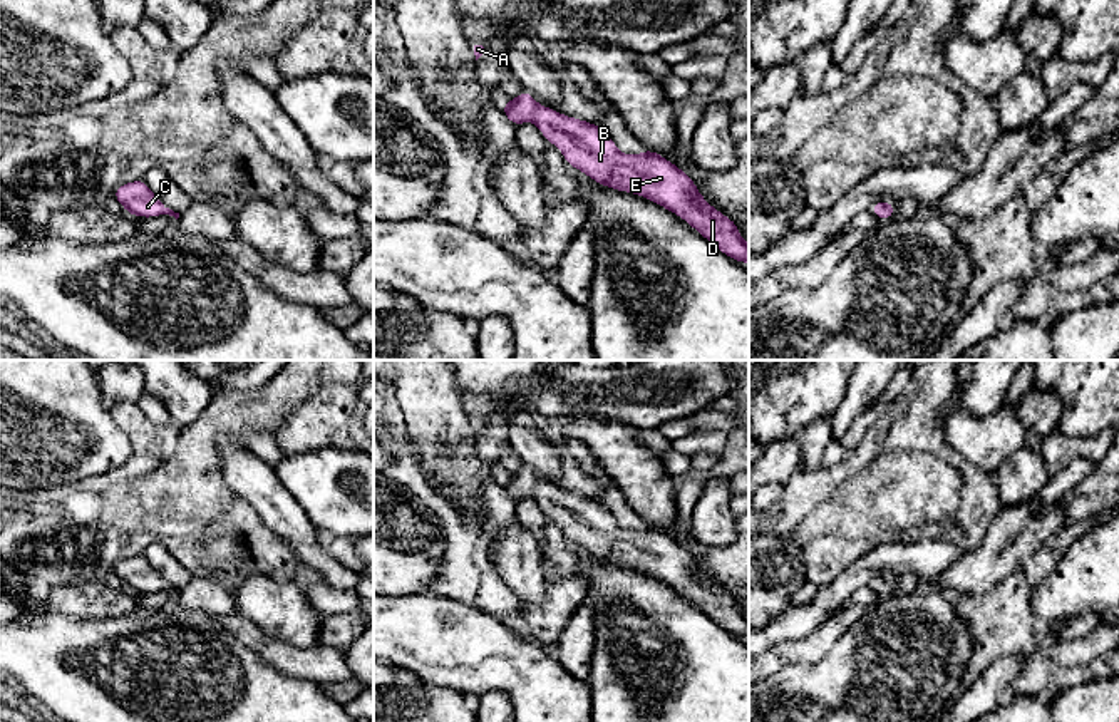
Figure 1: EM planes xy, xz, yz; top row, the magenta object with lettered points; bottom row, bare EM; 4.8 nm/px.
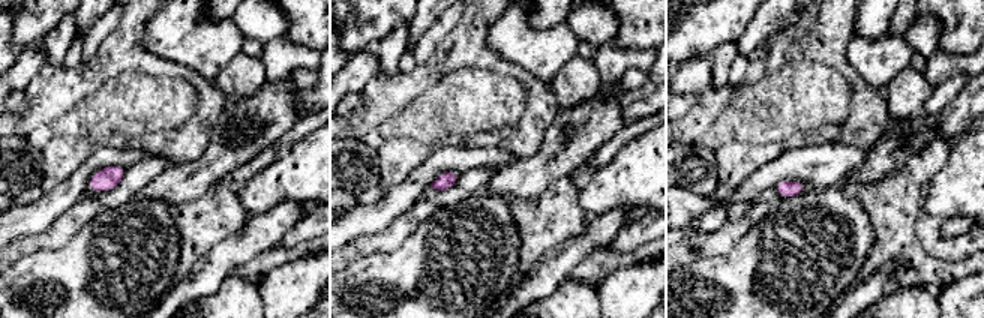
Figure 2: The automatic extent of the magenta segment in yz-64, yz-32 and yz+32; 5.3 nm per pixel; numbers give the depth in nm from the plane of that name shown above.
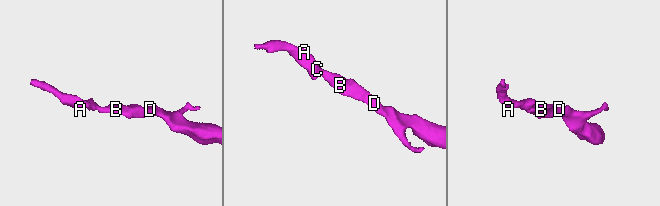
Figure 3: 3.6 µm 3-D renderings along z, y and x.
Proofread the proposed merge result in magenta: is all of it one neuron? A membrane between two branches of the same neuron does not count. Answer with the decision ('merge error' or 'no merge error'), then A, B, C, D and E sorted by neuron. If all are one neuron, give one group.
no merge error; A B C D E

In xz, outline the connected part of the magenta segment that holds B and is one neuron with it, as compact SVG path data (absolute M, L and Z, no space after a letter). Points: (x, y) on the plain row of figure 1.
M526 464L514 476L503 476L501 482L514 503L534 498L548 519L558 521L565 536L590 554L657 578L685 595L725 632L749 638L749 618L737 606L739 596L710 581L697 566L695 554L662 529L645 523L642 529L627 531L600 499L539 481Z

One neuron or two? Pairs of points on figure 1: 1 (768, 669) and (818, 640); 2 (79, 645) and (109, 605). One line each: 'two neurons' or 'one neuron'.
1: one neuron
2: two neurons

